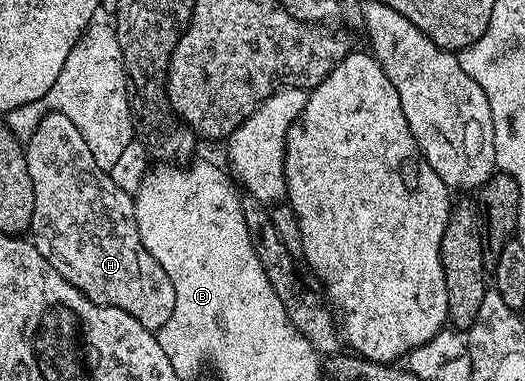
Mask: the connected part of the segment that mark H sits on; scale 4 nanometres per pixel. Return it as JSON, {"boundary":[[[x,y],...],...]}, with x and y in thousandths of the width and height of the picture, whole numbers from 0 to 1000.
{"boundary":[[[97,294],[86,299],[72,325],[70,339],[63,344],[61,360],[48,373],[48,388],[51,396],[55,470],[63,470],[63,522],[67,525],[55,622],[70,648],[70,659],[78,659],[78,669],[86,669],[93,701],[101,701],[101,711],[109,711],[109,722],[116,722],[116,732],[124,732],[133,748],[147,753],[147,764],[160,769],[177,795],[223,806],[230,816],[253,827],[253,837],[261,837],[261,848],[269,848],[269,858],[297,869],[314,848],[322,848],[322,837],[330,827],[330,806],[333,803],[330,743],[322,732],[322,722],[314,722],[314,701],[307,701],[307,690],[299,690],[299,680],[291,680],[291,669],[284,669],[276,638],[269,638],[269,617],[261,606],[261,575],[257,572],[255,514],[238,501],[230,501],[230,493],[215,480],[215,470],[210,465],[208,454],[194,446],[192,438],[185,438],[185,425],[177,417],[168,378],[164,378],[162,367],[154,360],[154,346],[147,344],[147,333],[120,299]]]}

